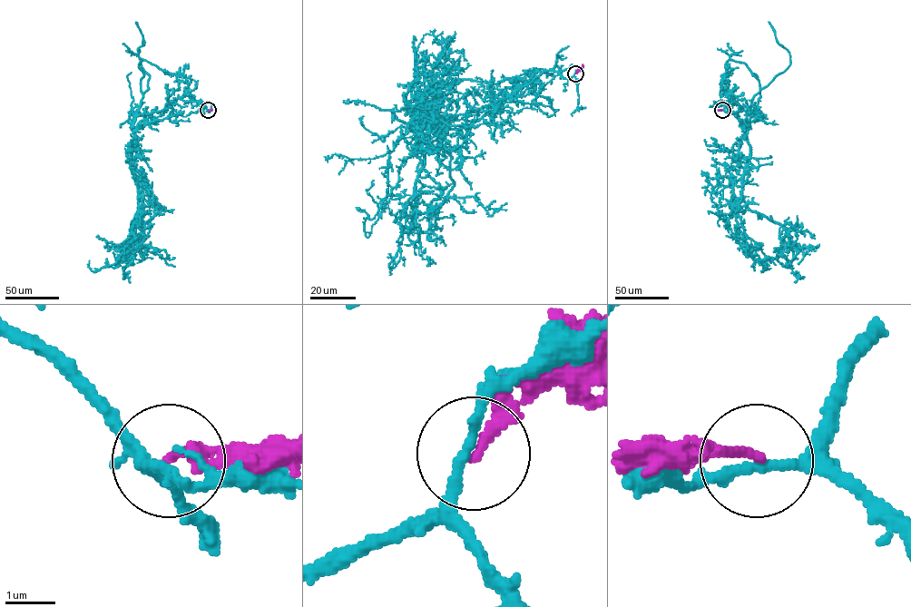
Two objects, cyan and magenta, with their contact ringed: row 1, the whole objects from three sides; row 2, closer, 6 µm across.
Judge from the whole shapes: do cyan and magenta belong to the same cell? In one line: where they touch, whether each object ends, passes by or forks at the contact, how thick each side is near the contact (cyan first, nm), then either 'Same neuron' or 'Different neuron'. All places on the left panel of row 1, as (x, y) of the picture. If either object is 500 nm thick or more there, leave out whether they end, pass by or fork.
Place: (208, 110). At the ring cyan passes by. At the ring magenta ends. Thickness 200 nm (cyan) against 180 nm. Different neuron

